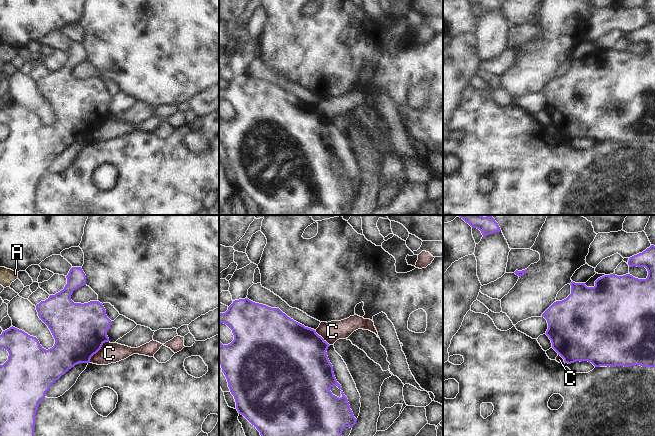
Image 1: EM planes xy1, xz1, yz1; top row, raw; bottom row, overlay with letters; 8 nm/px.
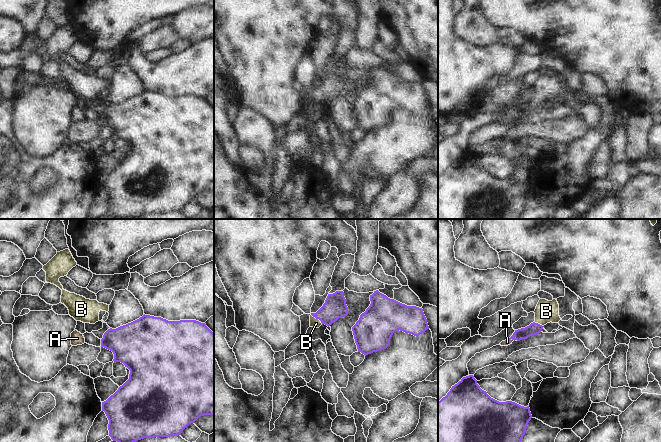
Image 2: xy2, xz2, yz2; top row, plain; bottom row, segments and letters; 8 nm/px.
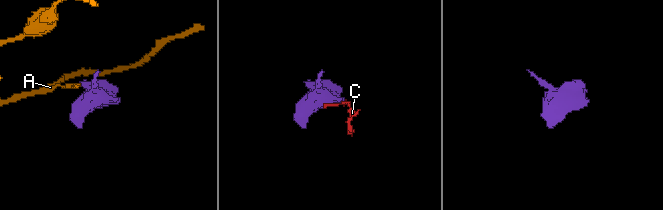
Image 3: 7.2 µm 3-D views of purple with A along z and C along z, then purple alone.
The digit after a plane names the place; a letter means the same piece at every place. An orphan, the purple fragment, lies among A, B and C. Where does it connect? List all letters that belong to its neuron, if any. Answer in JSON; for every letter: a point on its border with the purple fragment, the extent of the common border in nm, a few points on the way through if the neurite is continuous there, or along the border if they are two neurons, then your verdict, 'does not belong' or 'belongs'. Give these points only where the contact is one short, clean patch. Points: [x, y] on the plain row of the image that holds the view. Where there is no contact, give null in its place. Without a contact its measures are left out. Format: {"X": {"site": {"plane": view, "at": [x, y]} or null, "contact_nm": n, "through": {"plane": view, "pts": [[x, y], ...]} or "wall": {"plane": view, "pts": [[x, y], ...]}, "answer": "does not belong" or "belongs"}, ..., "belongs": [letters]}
{"A": {"site": {"plane": "yz2", "at": [511, 114]}, "contact_nm": 40, "wall": {"plane": "yz2", "pts": [[509, 114], [513, 116]]}, "answer": "does not belong"}, "B": {"site": {"plane": "xz2", "at": [317, 94]}, "contact_nm": 120, "through": {"plane": "xz2", "pts": [[335, 83], [326, 91], [317, 94], [316, 99]]}, "answer": "belongs"}, "C": {"site": {"plane": "xy1", "at": [97, 127]}, "contact_nm": 240, "wall": {"plane": "xy1", "pts": [[108, 117], [91, 133], [89, 138]]}, "answer": "does not belong"}, "belongs": ["B"]}

